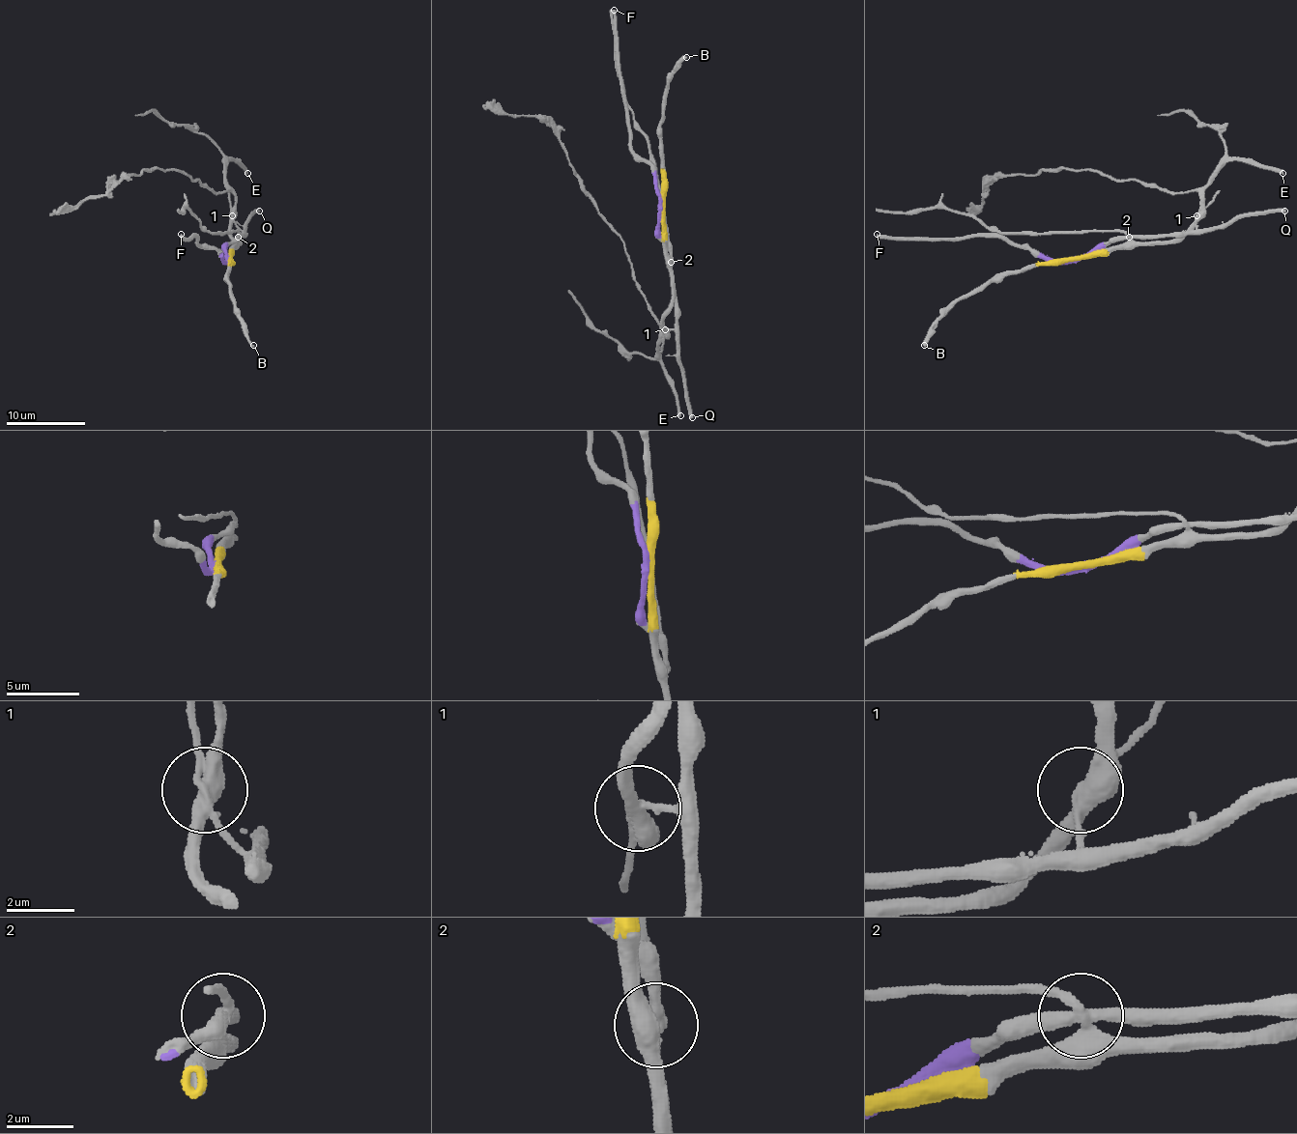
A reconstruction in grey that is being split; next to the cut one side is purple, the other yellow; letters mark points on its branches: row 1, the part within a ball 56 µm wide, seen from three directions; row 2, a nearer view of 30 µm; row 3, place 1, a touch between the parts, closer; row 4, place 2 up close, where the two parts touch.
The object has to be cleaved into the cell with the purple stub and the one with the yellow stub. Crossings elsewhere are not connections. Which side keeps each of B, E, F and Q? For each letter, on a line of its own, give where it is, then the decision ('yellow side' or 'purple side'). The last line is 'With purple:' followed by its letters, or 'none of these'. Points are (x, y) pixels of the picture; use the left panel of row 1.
B: at (253, 345); yellow side
E: at (247, 173); yellow side
F: at (181, 234); purple side
Q: at (259, 211); purple side
With purple: F, Q

